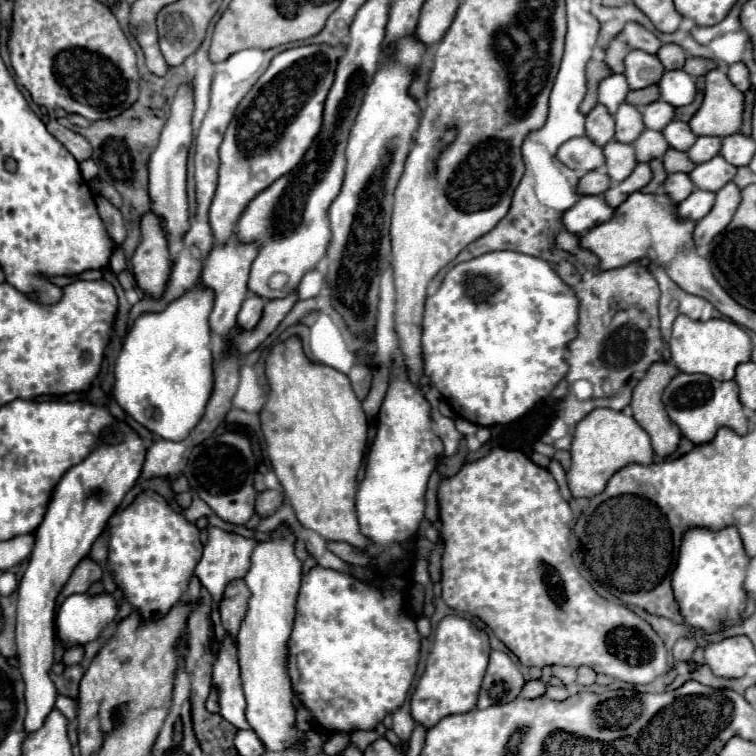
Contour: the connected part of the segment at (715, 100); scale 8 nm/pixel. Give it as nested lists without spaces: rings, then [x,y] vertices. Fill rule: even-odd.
[[[711,70],[705,76],[705,96],[689,120],[695,136],[725,138],[741,128],[743,118],[743,94],[733,88],[723,70]]]

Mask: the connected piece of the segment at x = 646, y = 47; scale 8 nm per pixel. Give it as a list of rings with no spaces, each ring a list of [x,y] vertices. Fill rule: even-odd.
[[[635,22],[625,24],[625,28],[621,30],[621,38],[627,42],[631,50],[643,50],[647,54],[655,54],[661,48],[661,42],[655,38],[655,34],[651,34],[649,30],[645,30]]]

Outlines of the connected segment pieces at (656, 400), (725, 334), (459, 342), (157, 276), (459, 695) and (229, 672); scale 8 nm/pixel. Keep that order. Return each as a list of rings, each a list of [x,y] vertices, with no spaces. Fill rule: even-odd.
[[[655,362],[651,364],[651,368],[647,370],[645,378],[633,388],[633,400],[631,400],[631,408],[633,408],[633,418],[639,422],[639,426],[649,434],[653,450],[657,456],[669,456],[677,450],[677,444],[681,440],[681,432],[679,428],[667,418],[665,406],[661,402],[661,394],[665,390],[665,386],[669,384],[669,380],[675,376],[677,372],[671,368],[669,362]]]
[[[679,316],[673,324],[669,350],[671,350],[671,364],[679,372],[687,372],[687,374],[699,372],[715,380],[733,380],[737,364],[749,362],[751,358],[751,340],[747,332],[731,320],[713,318],[707,322],[697,322],[697,320],[689,320],[687,316]]]
[[[503,250],[455,264],[439,290],[425,302],[421,338],[425,374],[459,418],[477,426],[509,424],[549,396],[555,384],[565,378],[569,366],[563,352],[577,336],[577,316],[579,300],[575,292],[545,260]]]
[[[151,210],[141,220],[141,244],[137,246],[131,264],[137,288],[159,298],[171,274],[167,232],[161,228],[157,214]]]
[[[445,616],[435,630],[433,650],[427,658],[425,672],[411,696],[411,716],[415,724],[421,724],[429,730],[449,714],[473,710],[487,668],[489,652],[489,640],[483,630],[461,616]]]
[[[225,634],[221,642],[221,650],[213,662],[211,684],[219,692],[219,714],[229,720],[235,728],[249,728],[245,720],[245,696],[239,678],[239,662],[237,662],[237,646],[235,640]]]

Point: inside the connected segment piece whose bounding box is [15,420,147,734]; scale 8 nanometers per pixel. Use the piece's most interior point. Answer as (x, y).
(74, 520)

